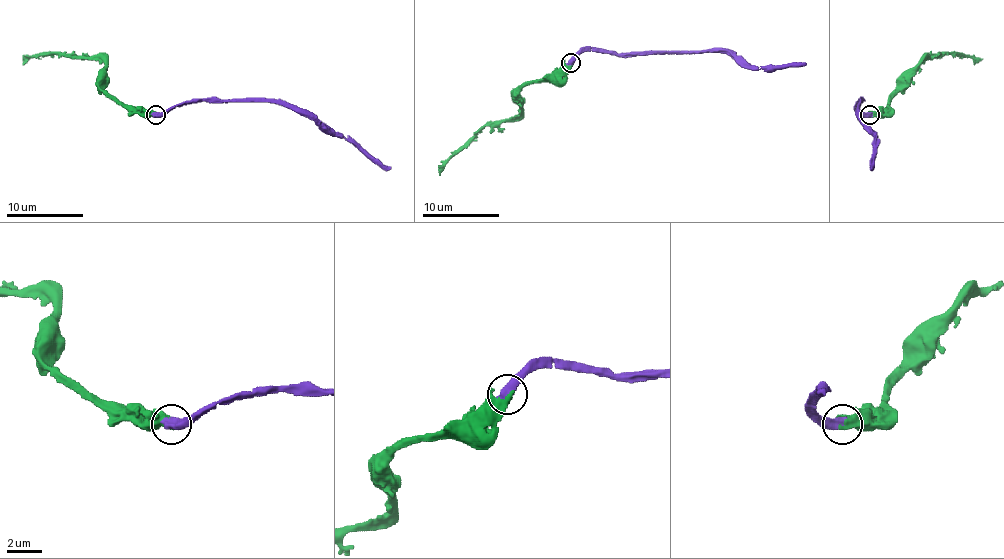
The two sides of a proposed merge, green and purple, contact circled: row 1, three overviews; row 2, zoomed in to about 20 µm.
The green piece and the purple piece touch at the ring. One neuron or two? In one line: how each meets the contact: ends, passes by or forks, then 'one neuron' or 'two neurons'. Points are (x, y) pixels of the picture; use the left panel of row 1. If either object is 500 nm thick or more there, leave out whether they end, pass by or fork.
one neuron

